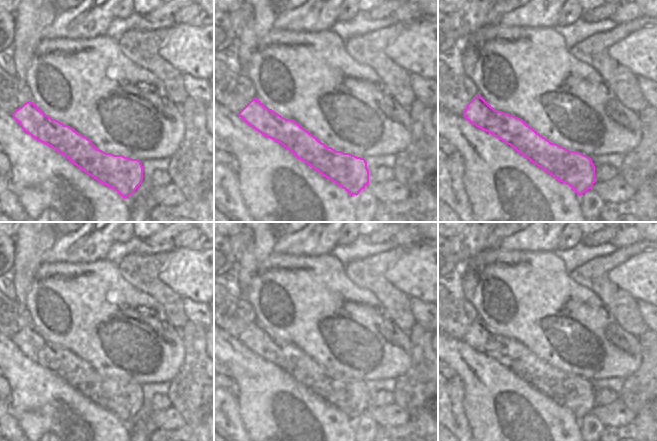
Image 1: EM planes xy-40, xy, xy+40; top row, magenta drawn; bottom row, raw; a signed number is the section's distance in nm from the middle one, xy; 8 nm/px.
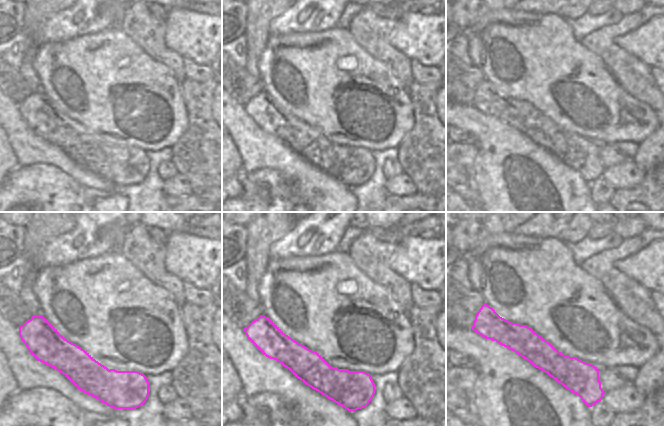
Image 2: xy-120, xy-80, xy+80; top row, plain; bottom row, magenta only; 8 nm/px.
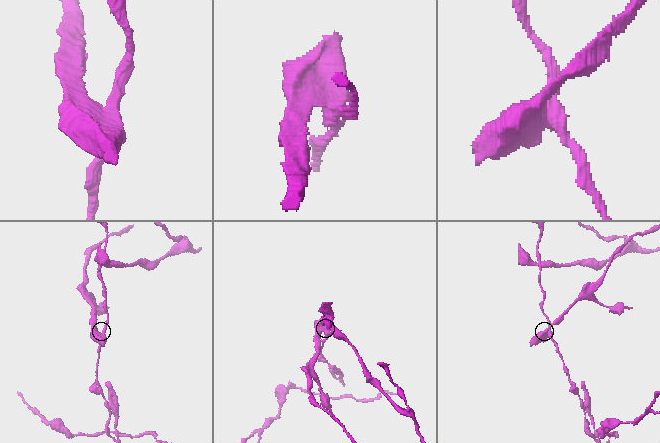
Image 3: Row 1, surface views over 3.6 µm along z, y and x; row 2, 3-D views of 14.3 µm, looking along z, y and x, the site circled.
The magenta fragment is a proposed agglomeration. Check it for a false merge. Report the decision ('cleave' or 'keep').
cleave

